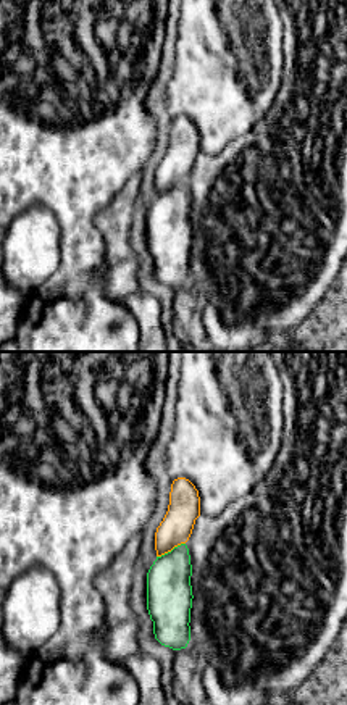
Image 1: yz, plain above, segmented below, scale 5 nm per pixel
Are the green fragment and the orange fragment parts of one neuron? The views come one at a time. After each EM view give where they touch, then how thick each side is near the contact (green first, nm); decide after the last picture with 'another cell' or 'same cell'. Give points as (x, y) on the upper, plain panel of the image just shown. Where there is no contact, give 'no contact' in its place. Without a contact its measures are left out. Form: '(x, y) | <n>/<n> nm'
(171, 189) | 220/160 nm

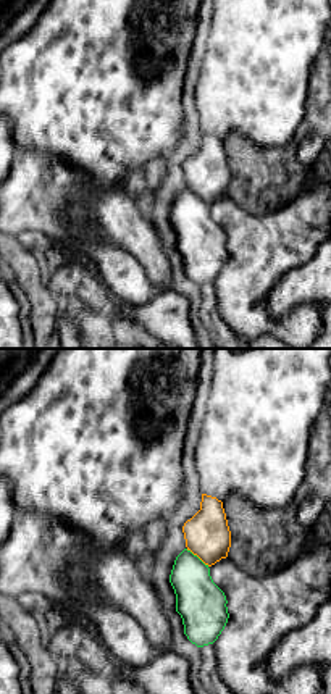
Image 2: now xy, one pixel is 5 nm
(196, 194) | 240/220 nm

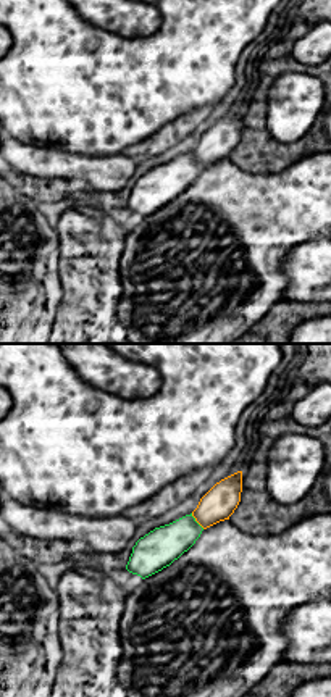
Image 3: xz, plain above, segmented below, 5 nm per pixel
(196, 160) | 190/170 nm

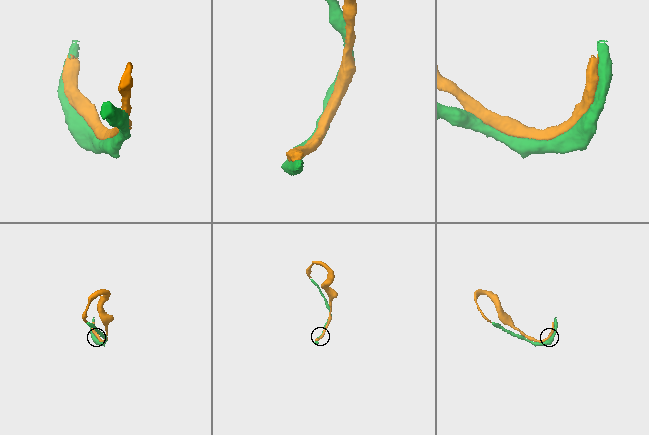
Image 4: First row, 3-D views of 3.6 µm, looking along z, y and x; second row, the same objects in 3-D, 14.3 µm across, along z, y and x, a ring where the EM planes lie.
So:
same cell

